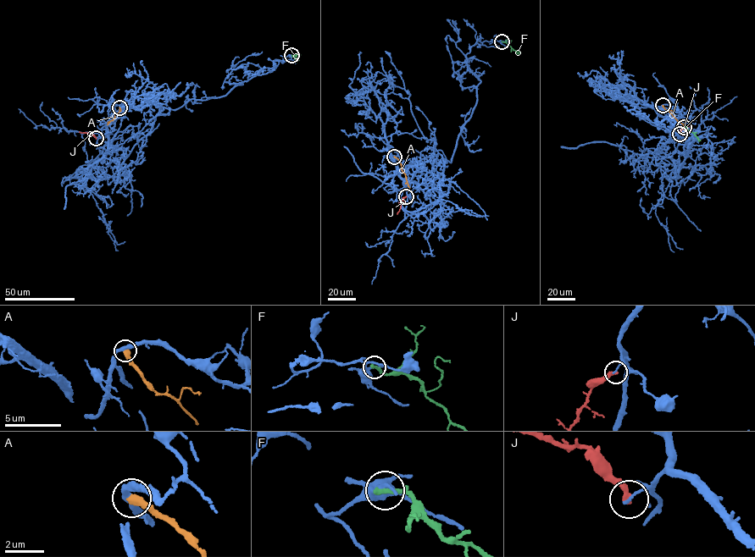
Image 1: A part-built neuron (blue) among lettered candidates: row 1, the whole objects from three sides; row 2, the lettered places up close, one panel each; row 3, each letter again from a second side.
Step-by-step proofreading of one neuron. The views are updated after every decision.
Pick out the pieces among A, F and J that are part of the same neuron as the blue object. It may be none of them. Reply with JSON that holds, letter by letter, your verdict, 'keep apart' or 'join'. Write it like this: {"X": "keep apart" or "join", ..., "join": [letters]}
{"A": "keep apart", "F": "join", "J": "keep apart", "join": ["F"]}

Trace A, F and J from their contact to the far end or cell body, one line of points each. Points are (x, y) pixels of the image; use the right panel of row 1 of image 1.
A: (663, 105), (684, 126)
F: (684, 127), (700, 140)
J: (680, 134), (690, 124)

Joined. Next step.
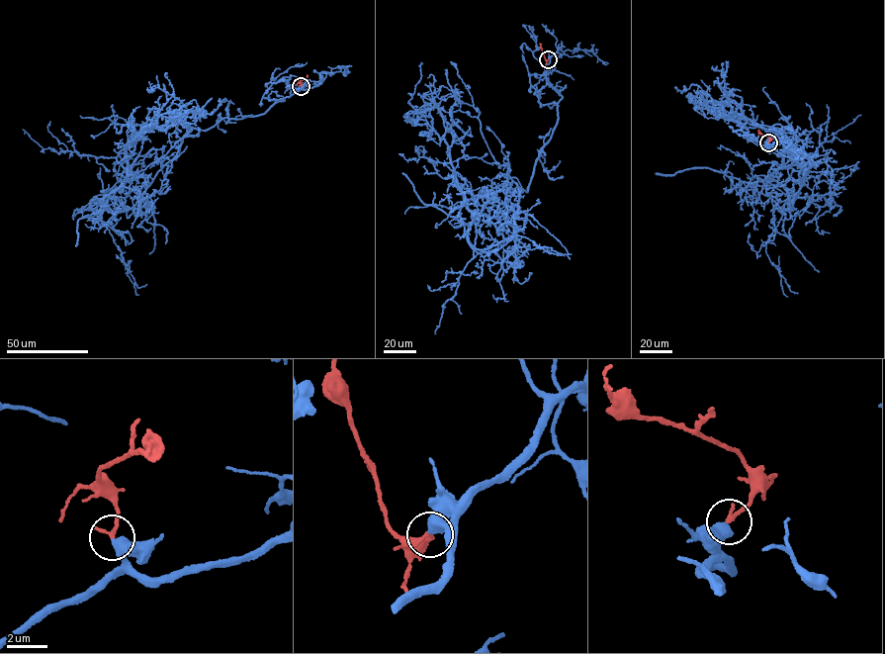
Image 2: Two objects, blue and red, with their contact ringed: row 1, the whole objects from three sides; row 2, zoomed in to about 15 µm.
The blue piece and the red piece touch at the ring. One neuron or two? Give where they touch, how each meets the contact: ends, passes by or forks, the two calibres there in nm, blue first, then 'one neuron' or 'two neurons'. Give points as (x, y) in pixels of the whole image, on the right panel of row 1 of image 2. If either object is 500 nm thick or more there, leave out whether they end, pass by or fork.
place (768, 142); blue passes by; red ends; calibres 420 and 220 nm; one neuron

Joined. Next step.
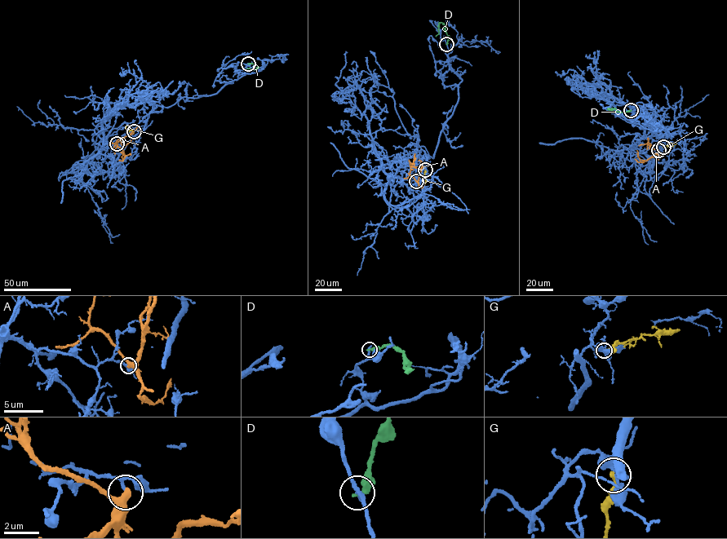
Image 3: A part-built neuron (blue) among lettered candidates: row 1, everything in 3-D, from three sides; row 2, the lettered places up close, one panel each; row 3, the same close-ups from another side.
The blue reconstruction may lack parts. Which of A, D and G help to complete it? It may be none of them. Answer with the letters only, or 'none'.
none

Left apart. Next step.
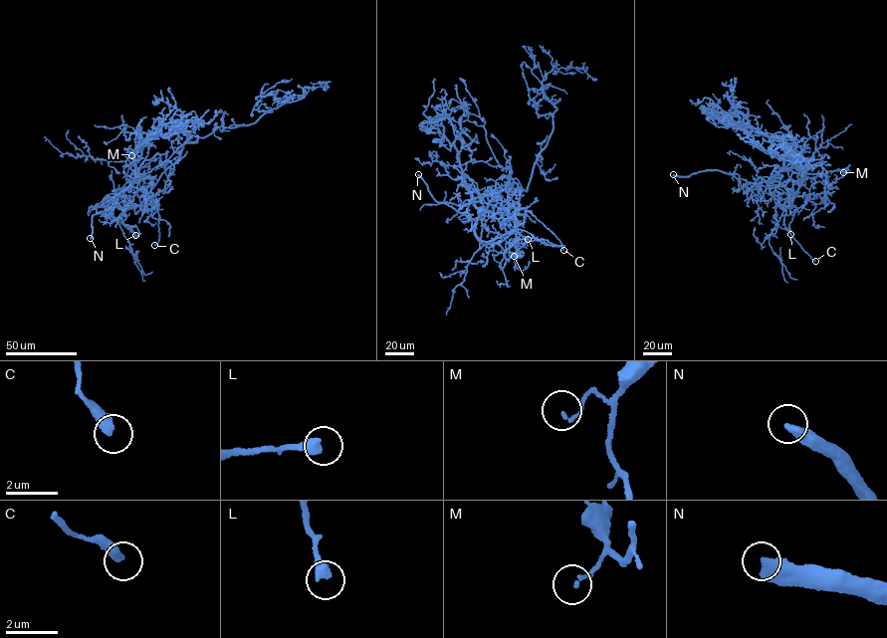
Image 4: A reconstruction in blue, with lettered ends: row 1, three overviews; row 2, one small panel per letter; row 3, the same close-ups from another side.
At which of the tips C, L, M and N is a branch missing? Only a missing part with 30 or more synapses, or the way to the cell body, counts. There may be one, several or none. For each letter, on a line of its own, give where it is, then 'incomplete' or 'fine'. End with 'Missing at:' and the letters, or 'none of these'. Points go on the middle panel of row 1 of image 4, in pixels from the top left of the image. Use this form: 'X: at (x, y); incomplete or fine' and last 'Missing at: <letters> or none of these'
C: at (563, 250); fine
L: at (528, 239); fine
M: at (514, 256); fine
N: at (418, 174); incomplete
Missing at: N

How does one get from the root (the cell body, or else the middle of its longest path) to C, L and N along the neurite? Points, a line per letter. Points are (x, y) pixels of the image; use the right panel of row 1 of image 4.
C: (800, 167), (794, 163), (786, 169), (780, 169), (767, 183), (770, 193), (785, 211), (783, 224), (815, 261)
L: (800, 167), (800, 184), (792, 206), (787, 202), (786, 188), (794, 196), (819, 194), (794, 211), (790, 234)
N: (800, 167), (793, 163), (777, 171), (767, 181), (757, 183), (720, 170), (704, 170), (688, 176), (673, 174)

